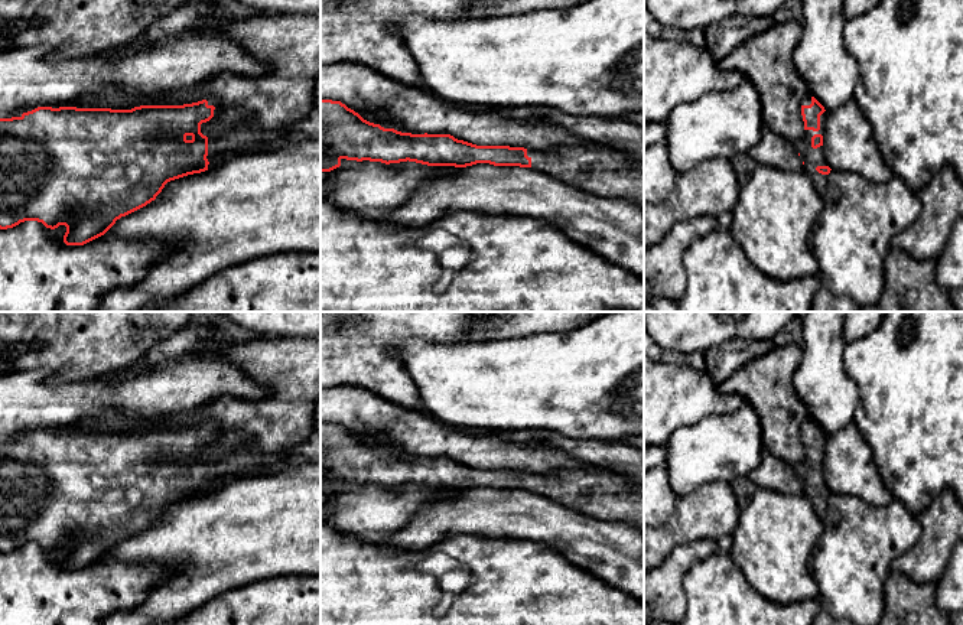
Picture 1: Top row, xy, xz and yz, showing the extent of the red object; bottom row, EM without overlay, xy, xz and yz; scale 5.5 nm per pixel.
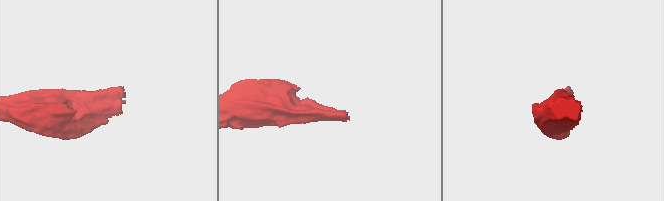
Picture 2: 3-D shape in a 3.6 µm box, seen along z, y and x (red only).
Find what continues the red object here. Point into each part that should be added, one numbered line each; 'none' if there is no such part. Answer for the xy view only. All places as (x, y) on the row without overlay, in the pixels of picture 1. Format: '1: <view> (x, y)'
1: xy (240, 462)

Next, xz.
1: xz (607, 495)

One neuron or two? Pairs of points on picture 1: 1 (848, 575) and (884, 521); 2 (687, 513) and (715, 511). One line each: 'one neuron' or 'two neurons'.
1: one neuron
2: one neuron

